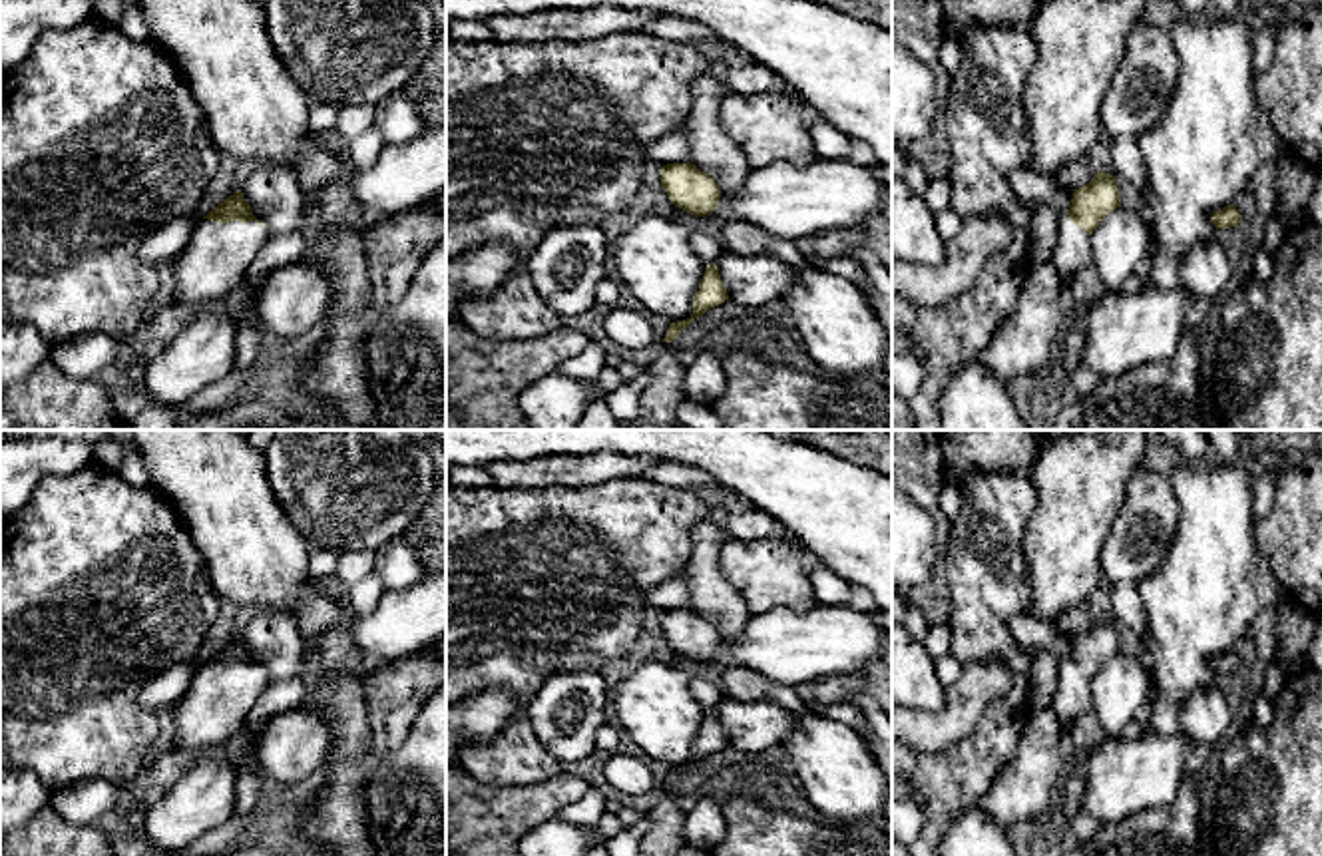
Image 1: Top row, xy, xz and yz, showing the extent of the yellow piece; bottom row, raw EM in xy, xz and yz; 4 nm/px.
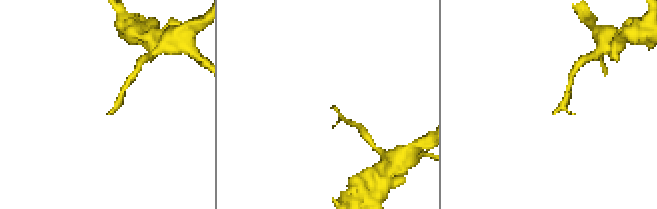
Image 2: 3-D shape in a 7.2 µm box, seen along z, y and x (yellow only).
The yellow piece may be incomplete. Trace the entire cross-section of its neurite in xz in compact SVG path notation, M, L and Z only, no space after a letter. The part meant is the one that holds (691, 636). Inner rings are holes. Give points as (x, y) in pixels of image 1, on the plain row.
M691 607L663 611L661 633L675 653L695 663L711 661L721 645L715 625Z

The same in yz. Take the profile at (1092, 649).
M1097 617L1087 631L1075 635L1051 697L1051 709L1065 735L1091 711L1091 679L1117 653L1121 653L1117 625L1109 619Z

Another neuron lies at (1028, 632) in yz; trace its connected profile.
M1015 615L1009 621L1015 643L1023 649L1045 649L1059 657L1069 657L1071 643L1059 633L1057 623L1033 615Z

